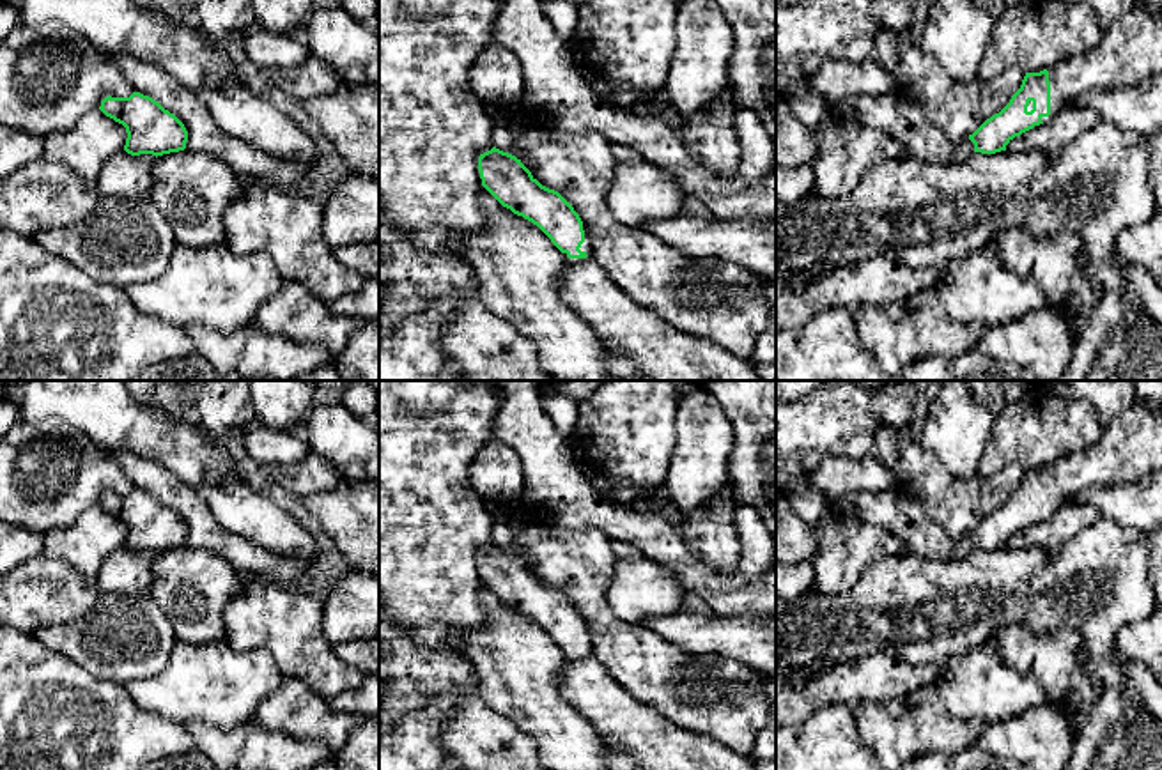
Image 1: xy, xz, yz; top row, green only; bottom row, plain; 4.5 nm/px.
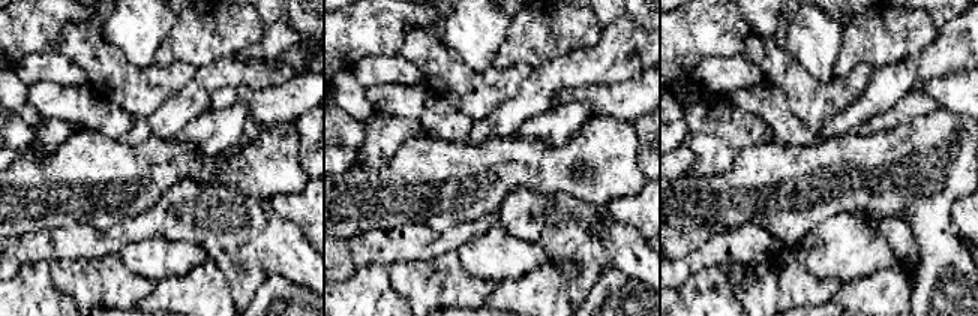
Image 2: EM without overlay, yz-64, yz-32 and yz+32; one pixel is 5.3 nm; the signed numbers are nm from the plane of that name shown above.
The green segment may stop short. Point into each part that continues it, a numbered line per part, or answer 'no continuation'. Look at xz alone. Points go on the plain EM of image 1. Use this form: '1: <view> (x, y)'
1: xz (587, 643)

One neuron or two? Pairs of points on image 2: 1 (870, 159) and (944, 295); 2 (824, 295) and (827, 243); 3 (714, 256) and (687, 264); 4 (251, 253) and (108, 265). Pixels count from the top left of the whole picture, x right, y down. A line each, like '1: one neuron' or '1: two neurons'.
1: one neuron
2: two neurons
3: one neuron
4: two neurons

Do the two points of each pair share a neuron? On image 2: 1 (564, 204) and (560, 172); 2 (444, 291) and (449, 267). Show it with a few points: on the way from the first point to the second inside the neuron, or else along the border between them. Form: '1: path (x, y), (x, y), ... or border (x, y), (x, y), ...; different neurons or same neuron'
1: border (527, 190), (539, 193), (569, 192), (593, 210); different neurons
2: path (444, 285), (446, 273); same neuron

